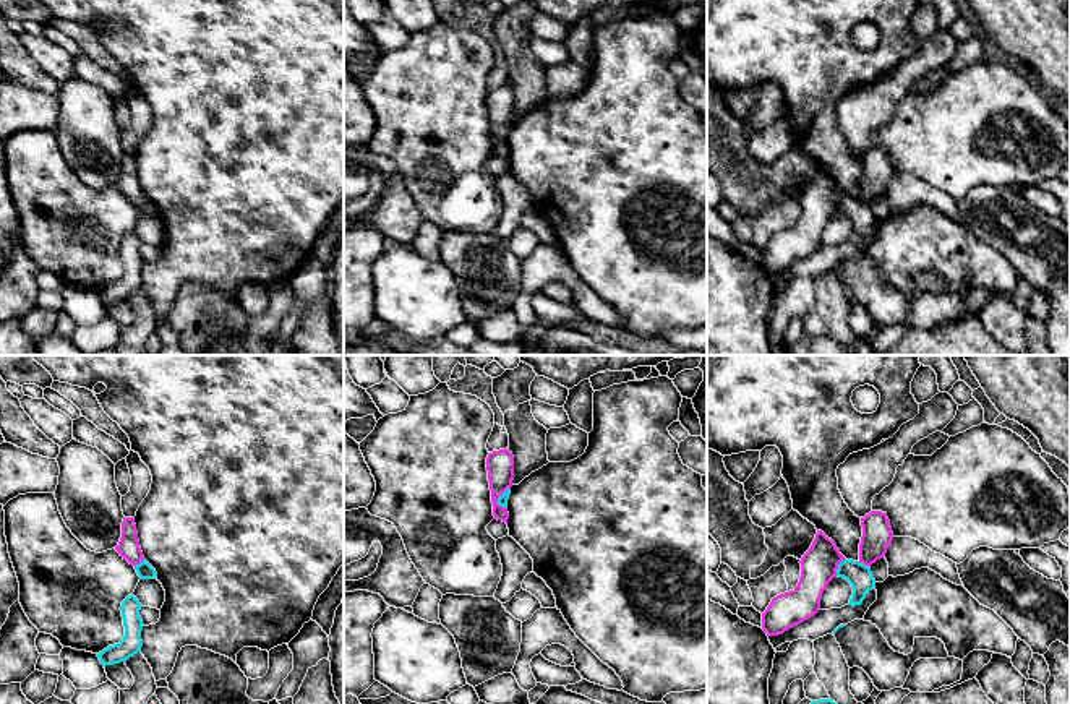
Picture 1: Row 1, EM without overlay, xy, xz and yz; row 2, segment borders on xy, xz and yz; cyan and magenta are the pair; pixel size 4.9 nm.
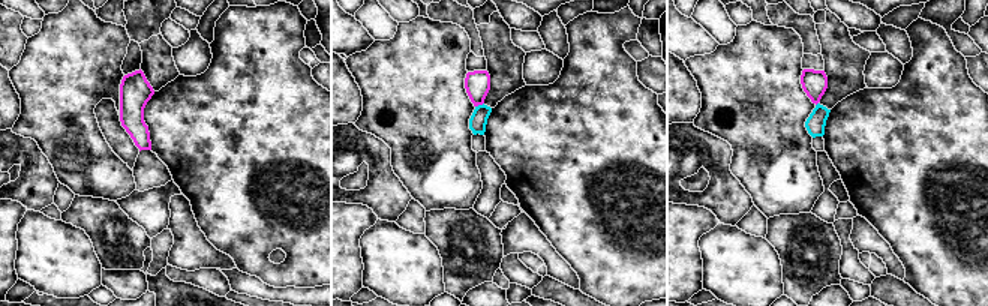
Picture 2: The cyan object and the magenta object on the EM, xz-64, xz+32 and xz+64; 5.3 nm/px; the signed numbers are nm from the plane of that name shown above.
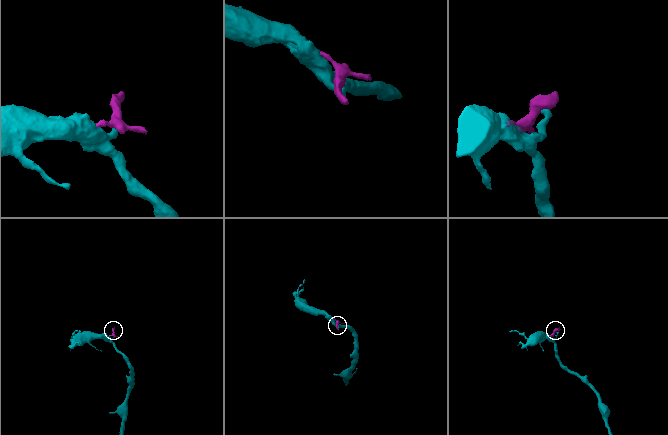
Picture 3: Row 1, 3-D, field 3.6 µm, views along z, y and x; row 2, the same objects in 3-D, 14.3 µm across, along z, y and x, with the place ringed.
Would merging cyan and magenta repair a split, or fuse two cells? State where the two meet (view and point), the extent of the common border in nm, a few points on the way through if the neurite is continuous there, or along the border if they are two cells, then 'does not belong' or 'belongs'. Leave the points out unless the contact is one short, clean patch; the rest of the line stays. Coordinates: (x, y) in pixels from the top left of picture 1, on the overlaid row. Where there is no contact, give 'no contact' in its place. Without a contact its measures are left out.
contact yz (838, 566); length 100 nm; does not belong

